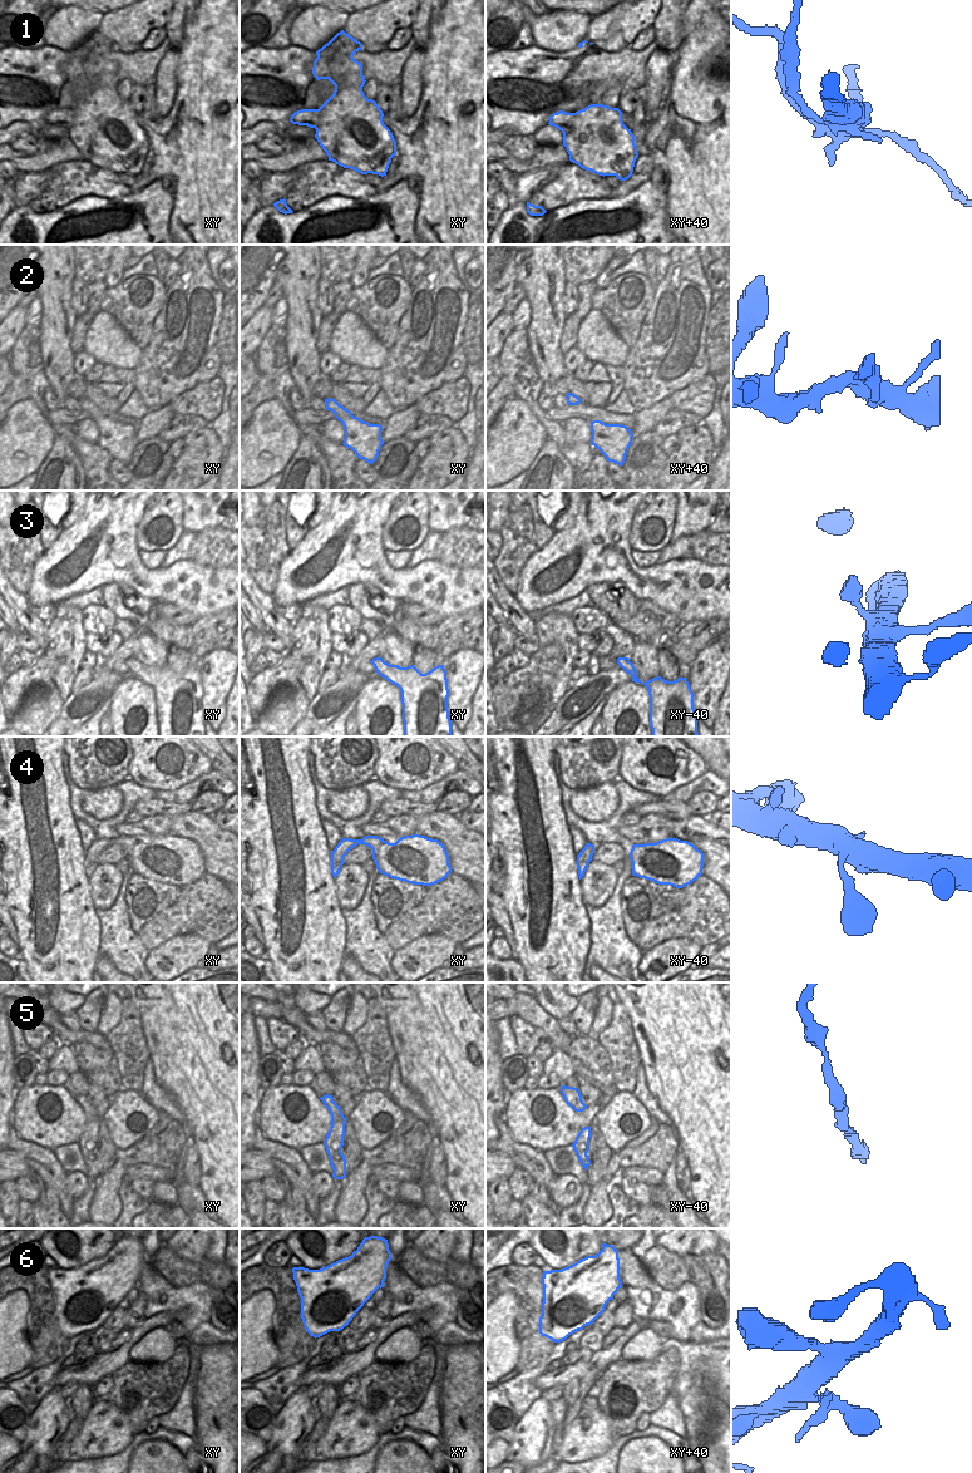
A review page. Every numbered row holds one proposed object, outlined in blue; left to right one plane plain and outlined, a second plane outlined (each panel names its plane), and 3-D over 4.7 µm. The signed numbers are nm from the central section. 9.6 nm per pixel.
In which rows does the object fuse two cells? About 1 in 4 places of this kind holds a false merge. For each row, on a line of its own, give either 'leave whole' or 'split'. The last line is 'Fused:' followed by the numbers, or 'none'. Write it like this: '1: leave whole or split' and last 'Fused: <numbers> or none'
1: split
2: leave whole
3: leave whole
4: leave whole
5: leave whole
6: leave whole
Fused: 1

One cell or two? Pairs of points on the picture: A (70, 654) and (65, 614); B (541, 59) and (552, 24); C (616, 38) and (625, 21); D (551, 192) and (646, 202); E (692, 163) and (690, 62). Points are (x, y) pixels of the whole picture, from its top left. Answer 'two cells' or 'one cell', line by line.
A: one cell
B: two cells
C: two cells
D: two cells
E: one cell

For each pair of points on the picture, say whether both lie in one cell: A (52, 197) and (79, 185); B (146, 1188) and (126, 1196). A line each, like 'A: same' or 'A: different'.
A: same
B: different

